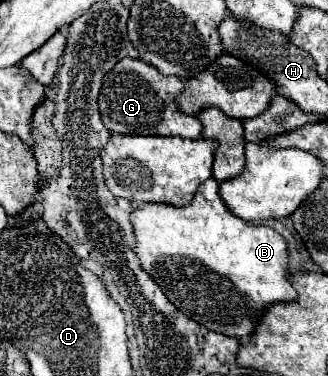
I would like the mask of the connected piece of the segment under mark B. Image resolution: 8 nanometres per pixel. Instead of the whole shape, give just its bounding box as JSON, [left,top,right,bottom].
[130,178,296,340]

